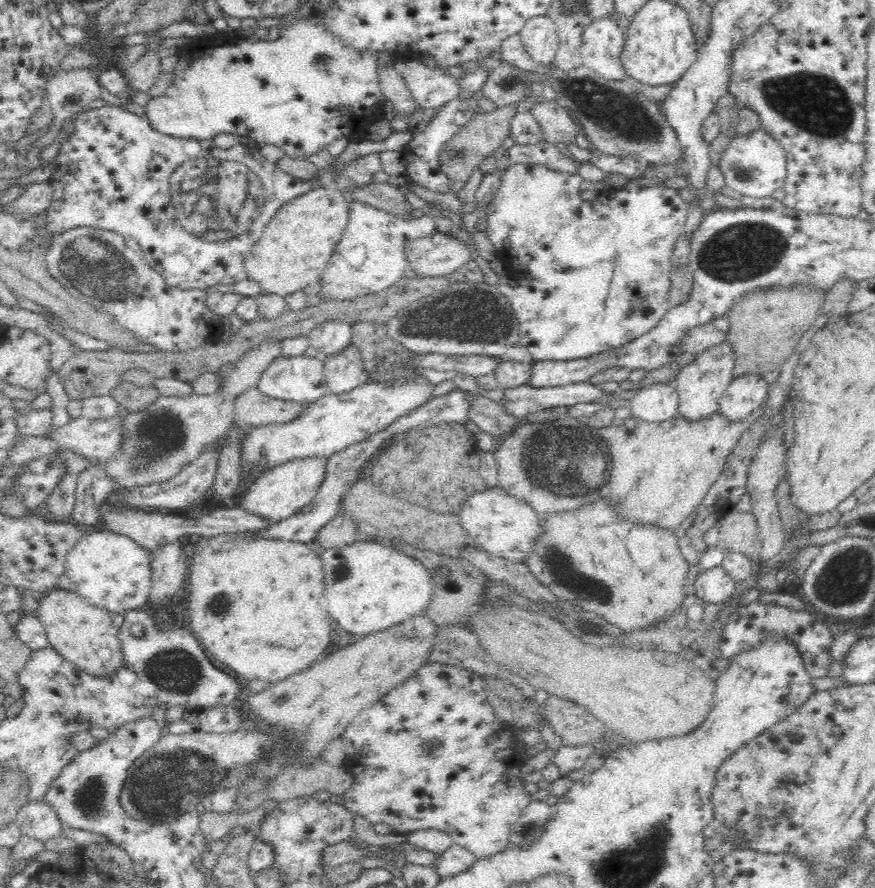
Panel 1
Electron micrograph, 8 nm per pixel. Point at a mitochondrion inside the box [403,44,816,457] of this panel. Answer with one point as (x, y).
(743, 250)

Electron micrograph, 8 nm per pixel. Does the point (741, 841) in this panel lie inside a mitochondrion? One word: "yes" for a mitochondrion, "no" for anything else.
no

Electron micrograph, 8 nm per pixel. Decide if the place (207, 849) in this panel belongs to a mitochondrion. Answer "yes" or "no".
no

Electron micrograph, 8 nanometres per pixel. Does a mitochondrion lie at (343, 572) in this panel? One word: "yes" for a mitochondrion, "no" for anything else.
yes

